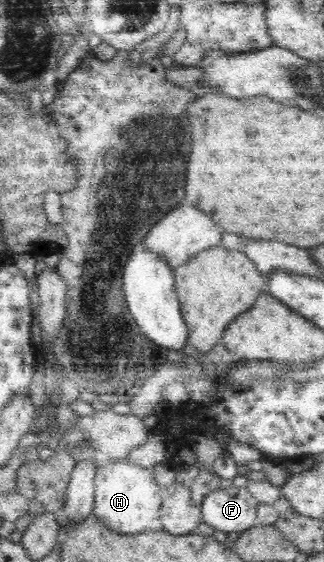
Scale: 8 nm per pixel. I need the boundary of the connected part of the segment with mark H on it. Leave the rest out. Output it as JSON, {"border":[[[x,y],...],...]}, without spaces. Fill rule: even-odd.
{"border":[[[119,460],[97,468],[95,475],[95,499],[92,514],[100,522],[110,523],[114,532],[137,534],[146,529],[162,529],[160,512],[164,489],[154,478],[152,468],[144,468]]]}

